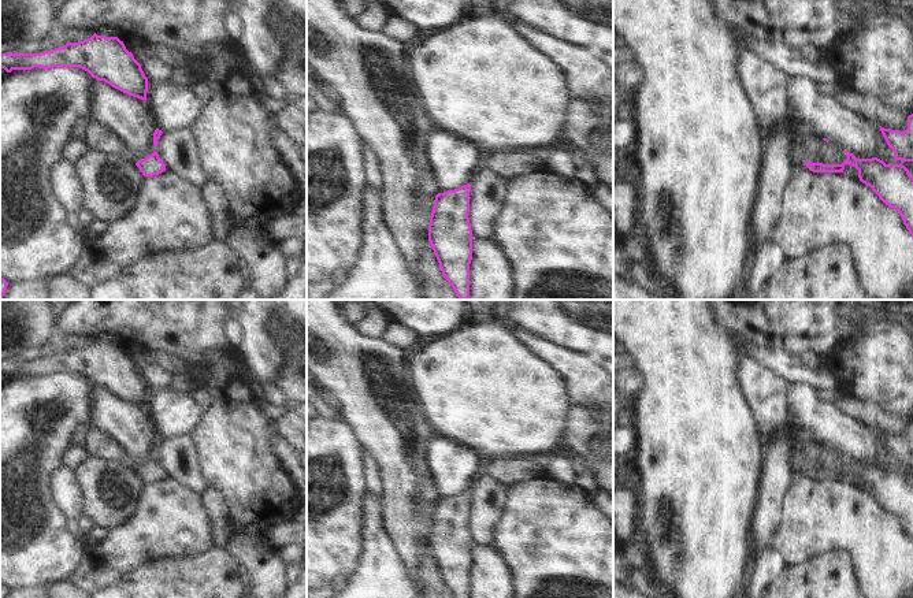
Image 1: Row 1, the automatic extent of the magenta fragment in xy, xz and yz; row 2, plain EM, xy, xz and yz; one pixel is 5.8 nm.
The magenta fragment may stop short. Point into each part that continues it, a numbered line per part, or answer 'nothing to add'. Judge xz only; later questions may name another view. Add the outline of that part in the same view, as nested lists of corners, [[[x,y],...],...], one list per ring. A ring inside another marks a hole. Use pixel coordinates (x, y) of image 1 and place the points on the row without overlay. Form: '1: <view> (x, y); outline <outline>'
nothing to add

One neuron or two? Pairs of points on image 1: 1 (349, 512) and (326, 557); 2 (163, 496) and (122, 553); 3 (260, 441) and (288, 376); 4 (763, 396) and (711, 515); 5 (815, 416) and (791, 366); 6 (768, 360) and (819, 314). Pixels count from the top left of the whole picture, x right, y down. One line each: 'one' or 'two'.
1: one
2: one
3: two
4: two
5: two
6: two

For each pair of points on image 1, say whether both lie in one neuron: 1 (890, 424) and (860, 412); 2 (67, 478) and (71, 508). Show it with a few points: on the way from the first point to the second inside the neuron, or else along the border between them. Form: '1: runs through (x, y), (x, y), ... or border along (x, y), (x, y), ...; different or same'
1: runs through (883, 422), (867, 412); same
2: runs through (67, 485), (70, 501); same

